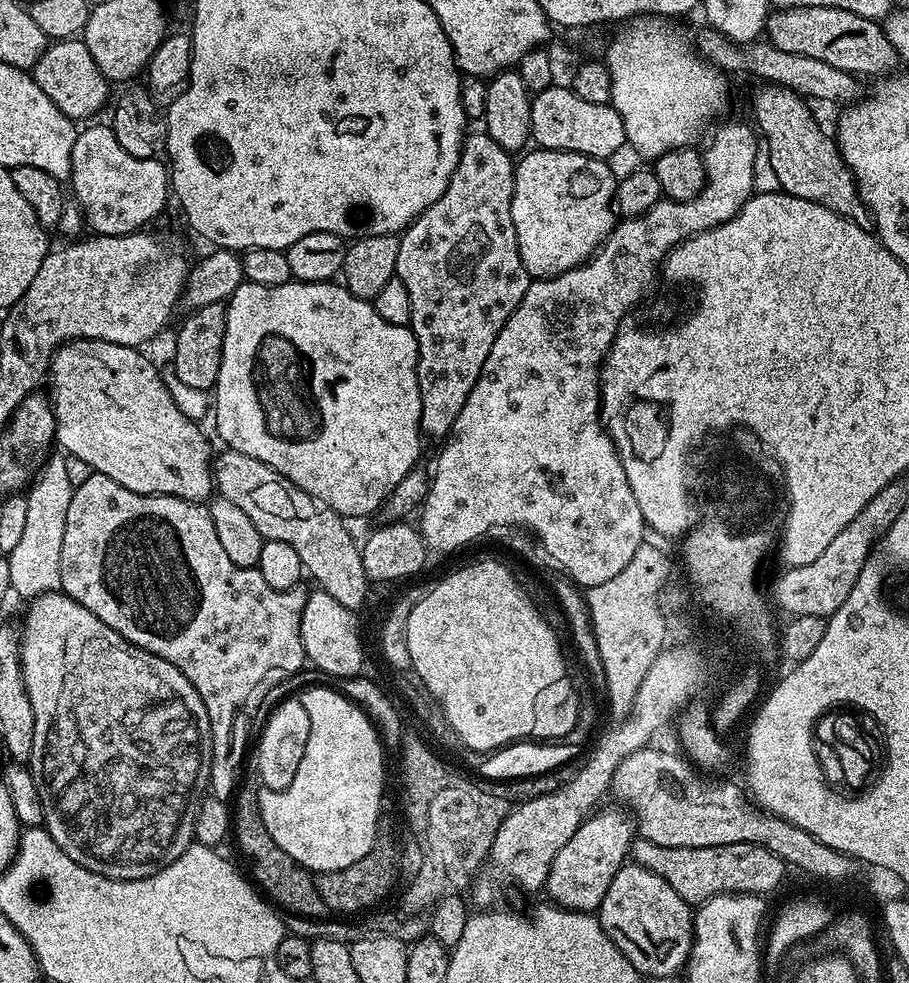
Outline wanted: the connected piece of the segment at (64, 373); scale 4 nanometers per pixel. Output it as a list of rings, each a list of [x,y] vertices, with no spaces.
[[[70,340],[52,355],[50,399],[56,415],[55,443],[59,447],[61,444],[68,456],[82,458],[93,472],[114,478],[114,482],[134,490],[134,494],[207,501],[214,492],[214,451],[200,433],[201,425],[178,410],[162,372],[160,376],[142,353],[140,348],[118,346],[114,342]]]

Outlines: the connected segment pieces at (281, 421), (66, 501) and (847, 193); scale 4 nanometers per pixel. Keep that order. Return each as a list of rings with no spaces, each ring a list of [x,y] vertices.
[[[243,282],[234,290],[231,299],[226,304],[228,317],[226,318],[226,338],[222,346],[222,366],[218,372],[218,382],[214,389],[214,416],[216,412],[216,432],[225,440],[227,447],[234,451],[240,451],[242,454],[250,455],[259,462],[265,463],[266,466],[272,467],[278,474],[284,475],[294,484],[298,486],[306,494],[313,497],[326,508],[332,508],[343,518],[351,518],[350,516],[368,516],[371,512],[379,513],[384,507],[385,500],[394,490],[394,486],[398,486],[398,482],[402,482],[402,478],[406,478],[406,474],[410,474],[413,468],[417,467],[420,456],[420,440],[422,441],[422,433],[420,430],[420,411],[422,410],[422,398],[418,390],[418,342],[413,334],[411,327],[403,328],[402,326],[394,326],[394,322],[386,322],[386,318],[380,317],[375,303],[358,298],[354,294],[350,294],[348,289],[336,282],[325,282],[322,284],[305,284],[303,282],[289,282],[282,286],[258,286],[257,284],[249,284]]]
[[[49,455],[40,473],[36,475],[26,495],[26,527],[18,546],[7,553],[10,562],[10,582],[15,595],[35,598],[60,588],[60,567],[62,566],[62,533],[66,531],[66,510],[70,510],[73,484],[66,471],[63,455]]]
[[[760,86],[752,96],[752,116],[759,135],[768,145],[768,160],[778,174],[783,191],[791,196],[818,200],[822,206],[842,214],[858,226],[871,229],[874,221],[856,191],[856,179],[840,157],[840,147],[831,135],[820,129],[812,117],[809,101],[783,86]]]

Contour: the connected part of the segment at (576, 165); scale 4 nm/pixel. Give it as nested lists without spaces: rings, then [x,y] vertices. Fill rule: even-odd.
[[[539,146],[533,149],[533,152],[525,151],[519,157],[521,160],[515,161],[516,177],[510,214],[522,266],[526,266],[529,277],[549,280],[552,276],[585,264],[604,245],[604,239],[616,227],[618,216],[614,211],[614,201],[618,176],[612,173],[608,165],[611,163],[604,158],[583,156],[577,152],[559,152]]]

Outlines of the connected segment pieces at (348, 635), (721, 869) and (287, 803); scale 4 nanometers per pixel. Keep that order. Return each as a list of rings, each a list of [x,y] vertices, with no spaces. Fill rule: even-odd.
[[[321,590],[309,591],[302,610],[302,646],[307,663],[317,672],[328,676],[361,675],[364,664],[364,644],[360,641],[360,628],[356,625],[357,613],[342,606]]]
[[[643,838],[633,839],[631,863],[642,866],[674,890],[690,906],[705,904],[711,896],[764,896],[784,880],[786,865],[770,850],[757,844],[727,844],[726,846],[658,846]]]
[[[305,688],[298,697],[310,716],[309,741],[290,786],[280,792],[261,791],[262,822],[266,822],[270,838],[274,838],[274,842],[278,842],[278,846],[282,846],[282,850],[286,850],[301,869],[309,868],[314,874],[344,874],[378,844],[376,831],[380,828],[380,803],[384,800],[386,749],[368,715],[342,694],[329,688]]]

